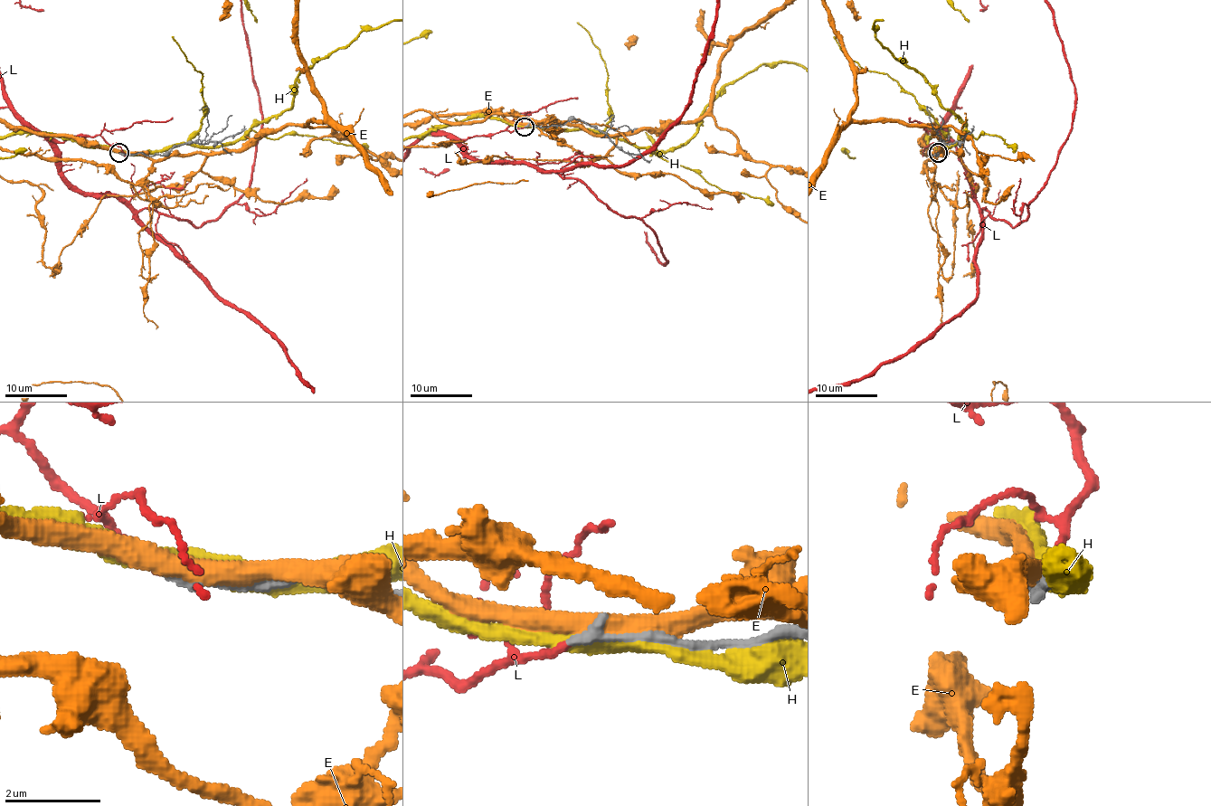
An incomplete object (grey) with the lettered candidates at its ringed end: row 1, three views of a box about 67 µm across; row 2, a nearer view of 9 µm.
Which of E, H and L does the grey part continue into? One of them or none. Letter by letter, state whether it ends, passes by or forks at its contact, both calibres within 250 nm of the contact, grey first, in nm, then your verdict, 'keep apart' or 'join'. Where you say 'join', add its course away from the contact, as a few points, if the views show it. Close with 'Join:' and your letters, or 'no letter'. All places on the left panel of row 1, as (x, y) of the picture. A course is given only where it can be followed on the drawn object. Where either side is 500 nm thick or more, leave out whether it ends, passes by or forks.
E: it passes by | 280/420 nm | keep apart
H: it passes by | 170/400 nm | keep apart
L: it ends | 240/140 nm | join
Join: L

